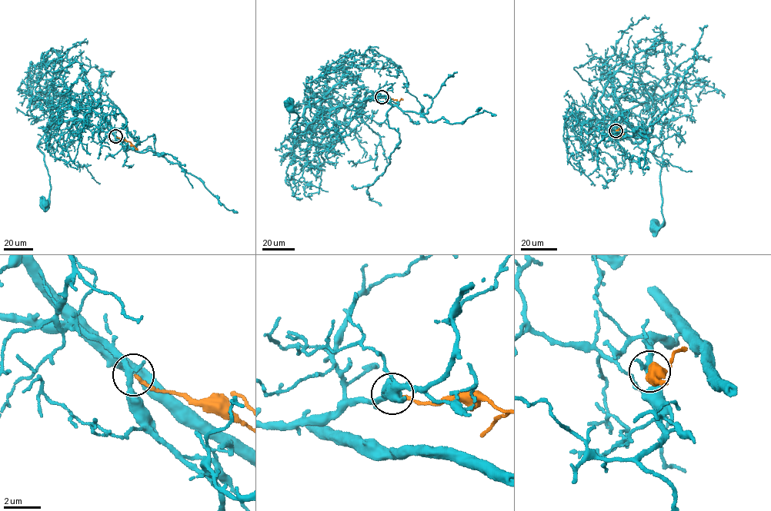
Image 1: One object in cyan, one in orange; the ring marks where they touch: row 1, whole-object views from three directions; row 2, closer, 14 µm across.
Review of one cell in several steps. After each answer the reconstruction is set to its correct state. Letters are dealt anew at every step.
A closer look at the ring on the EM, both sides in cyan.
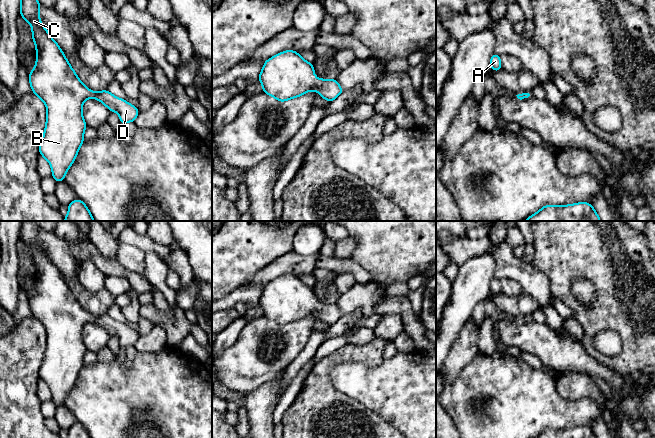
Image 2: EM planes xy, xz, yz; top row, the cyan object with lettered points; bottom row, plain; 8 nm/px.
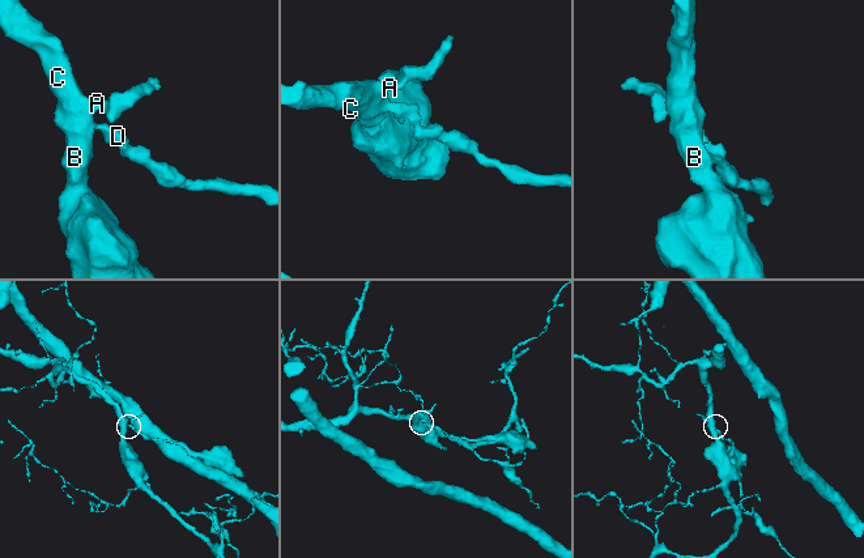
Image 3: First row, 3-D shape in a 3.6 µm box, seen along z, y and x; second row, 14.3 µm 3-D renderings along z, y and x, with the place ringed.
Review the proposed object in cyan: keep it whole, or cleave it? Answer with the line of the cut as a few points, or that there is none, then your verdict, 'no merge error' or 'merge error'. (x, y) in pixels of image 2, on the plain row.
cut none; no merge error

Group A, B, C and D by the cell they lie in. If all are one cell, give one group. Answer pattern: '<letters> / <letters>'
A B C D

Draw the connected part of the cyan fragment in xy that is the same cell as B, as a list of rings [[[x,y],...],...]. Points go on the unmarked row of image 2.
[[[21,221],[20,240],[31,249],[36,270],[36,289],[28,298],[30,310],[47,333],[39,377],[49,386],[54,404],[61,406],[84,366],[87,348],[82,330],[86,323],[94,322],[111,336],[117,336],[121,348],[134,346],[140,335],[107,313],[92,316],[80,305],[64,276],[42,249],[40,230],[36,221]]]

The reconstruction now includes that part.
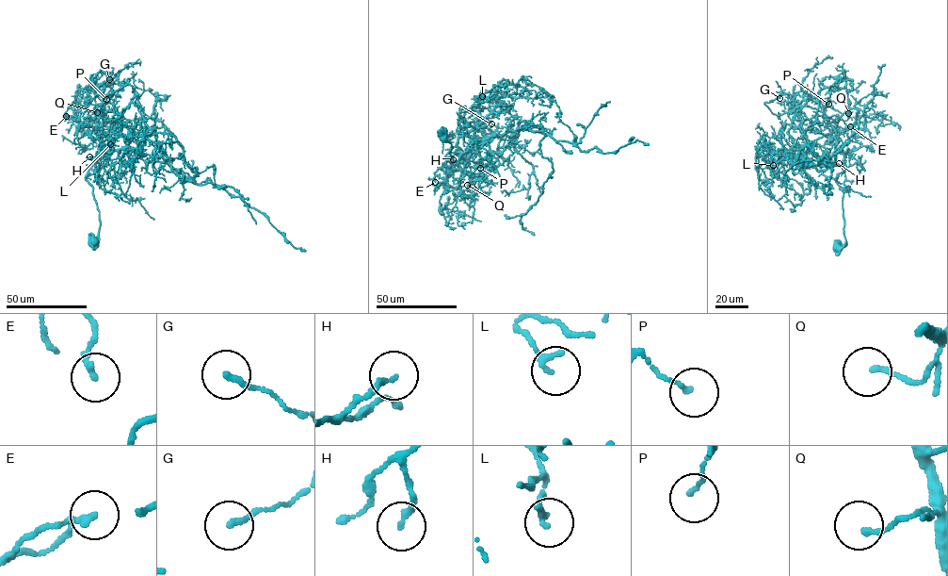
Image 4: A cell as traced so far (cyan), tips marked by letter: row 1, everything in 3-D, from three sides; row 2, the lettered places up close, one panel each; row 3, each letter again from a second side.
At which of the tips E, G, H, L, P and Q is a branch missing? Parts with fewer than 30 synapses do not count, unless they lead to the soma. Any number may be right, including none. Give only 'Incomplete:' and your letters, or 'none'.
Incomplete: none

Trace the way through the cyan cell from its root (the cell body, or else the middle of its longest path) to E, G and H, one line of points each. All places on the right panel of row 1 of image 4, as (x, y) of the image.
E: (839, 247), (845, 241), (844, 172), (835, 163), (817, 170), (805, 159), (803, 151), (808, 142), (850, 126)
G: (839, 247), (845, 241), (844, 172), (812, 153), (790, 99), (782, 92), (779, 98)
H: (839, 247), (845, 241), (842, 204), (844, 172), (840, 165), (831, 165), (839, 163)

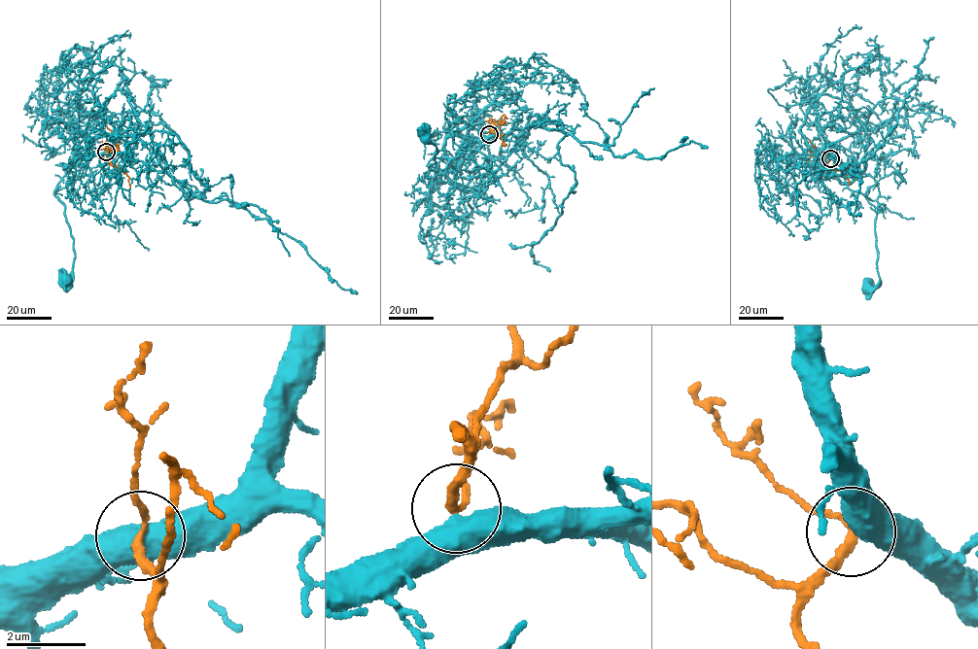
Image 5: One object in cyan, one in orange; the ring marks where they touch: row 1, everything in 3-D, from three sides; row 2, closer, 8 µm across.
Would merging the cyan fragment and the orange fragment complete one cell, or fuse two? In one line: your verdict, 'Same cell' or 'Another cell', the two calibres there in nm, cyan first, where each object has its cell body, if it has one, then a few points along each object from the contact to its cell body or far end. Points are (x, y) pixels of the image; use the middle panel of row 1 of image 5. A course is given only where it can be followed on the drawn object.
Same cell. Thickness 400 nm (cyan) against 190 nm. Soma of cyan: (423, 129). Soma of orange: none. Course of cyan: (489, 135), (437, 170), (427, 165), (435, 162), (437, 152), (433, 143), (421, 140), (424, 131). Course of orange: (489, 134), (489, 129), (500, 135), (506, 145), (502, 145)

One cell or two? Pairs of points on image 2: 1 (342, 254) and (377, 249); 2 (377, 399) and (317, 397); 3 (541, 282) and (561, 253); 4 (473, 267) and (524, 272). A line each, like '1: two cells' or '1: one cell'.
1: two cells
2: two cells
3: two cells
4: two cells

